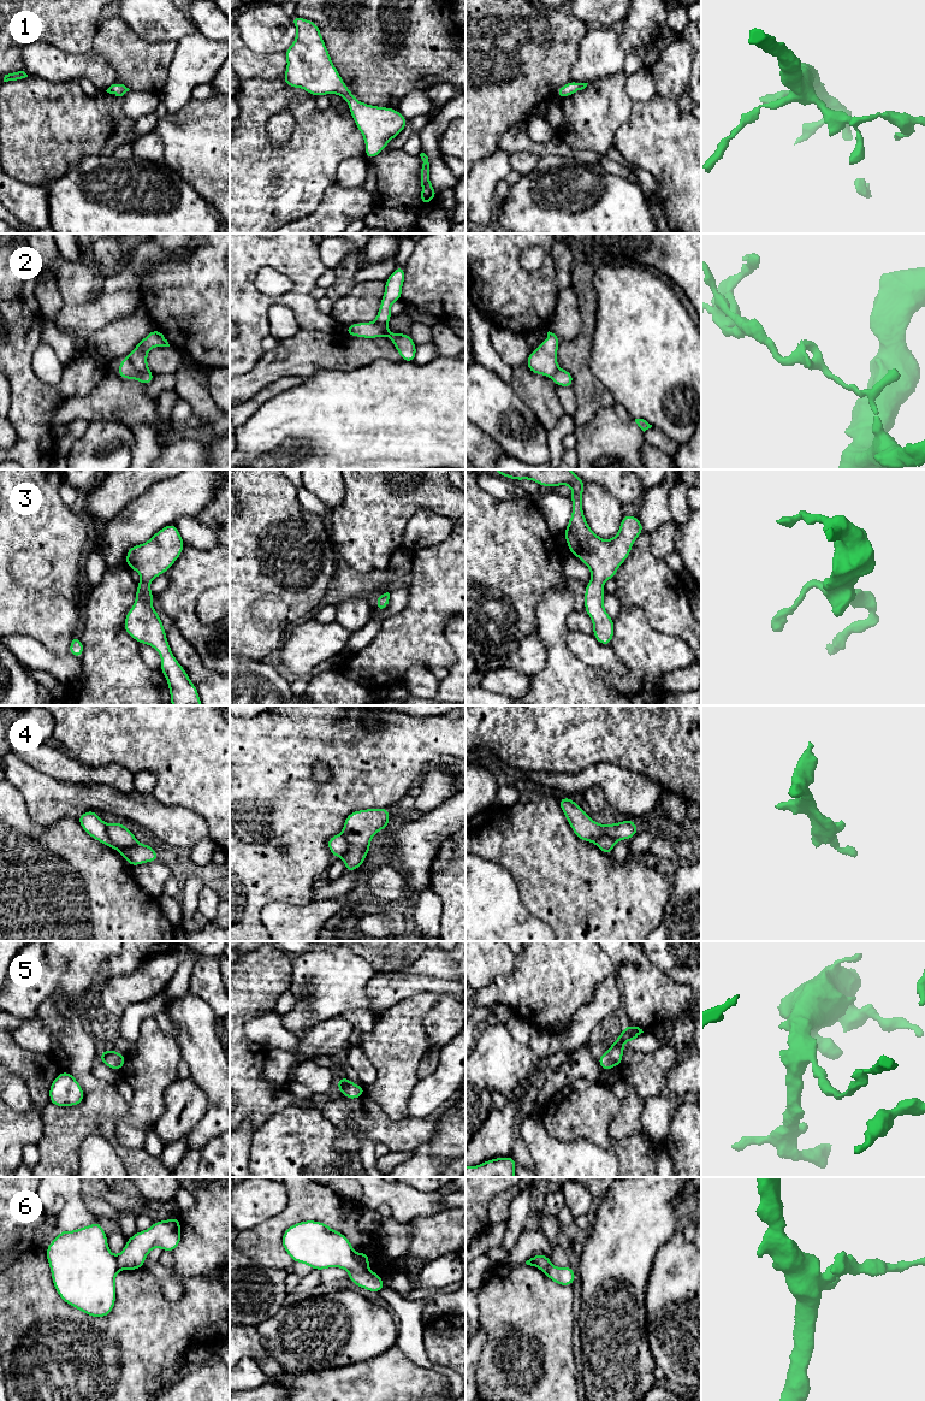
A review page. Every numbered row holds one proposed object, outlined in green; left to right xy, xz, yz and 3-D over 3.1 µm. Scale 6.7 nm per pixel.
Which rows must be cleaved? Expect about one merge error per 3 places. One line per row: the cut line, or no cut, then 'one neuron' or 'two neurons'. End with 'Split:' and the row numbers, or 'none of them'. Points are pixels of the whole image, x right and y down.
1: no cut | one neuron
2: no cut | one neuron
3: no cut | one neuron
4: xy (105, 825), (110, 840), (119, 849), (129, 849), (138, 843) | two neurons
5: no cut | one neuron
6: xz (355, 1253), (355, 1257), (367, 1266) | two neurons
Split: 4, 6

